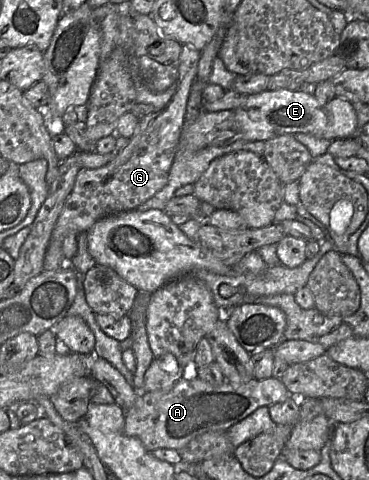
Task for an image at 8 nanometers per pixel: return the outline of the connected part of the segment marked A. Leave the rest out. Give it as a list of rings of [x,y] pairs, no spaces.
[[[183,377],[168,392],[141,392],[134,405],[125,414],[124,432],[127,436],[139,439],[147,451],[168,448],[180,451],[194,438],[207,432],[226,432],[234,424],[240,422],[262,406],[271,406],[293,397],[280,379],[268,378],[258,380],[253,378],[244,384],[232,384],[225,381],[221,385],[212,385],[198,377]]]

